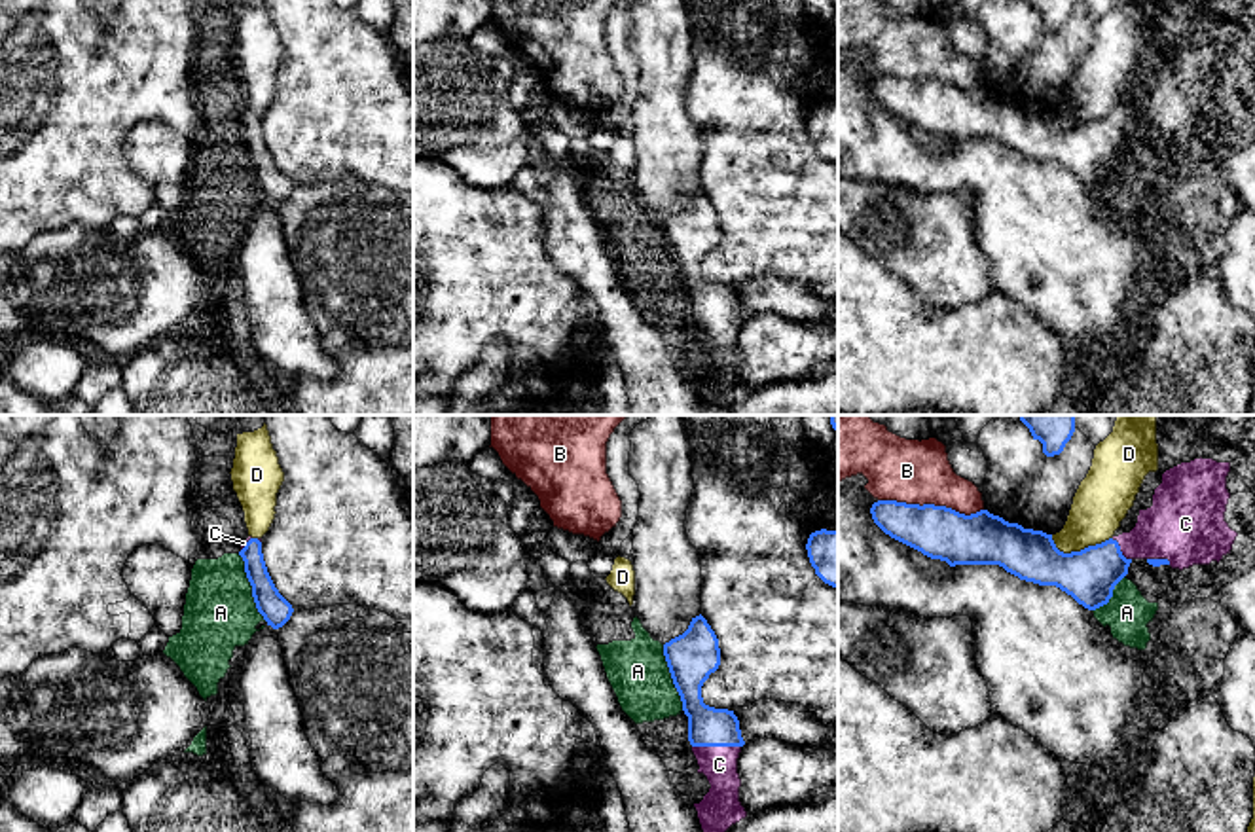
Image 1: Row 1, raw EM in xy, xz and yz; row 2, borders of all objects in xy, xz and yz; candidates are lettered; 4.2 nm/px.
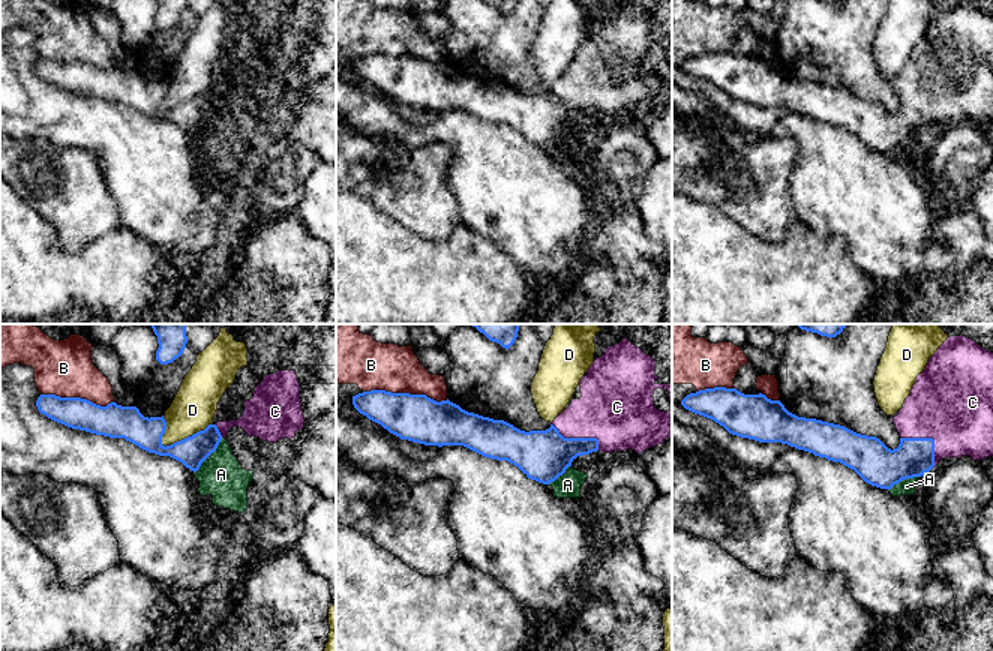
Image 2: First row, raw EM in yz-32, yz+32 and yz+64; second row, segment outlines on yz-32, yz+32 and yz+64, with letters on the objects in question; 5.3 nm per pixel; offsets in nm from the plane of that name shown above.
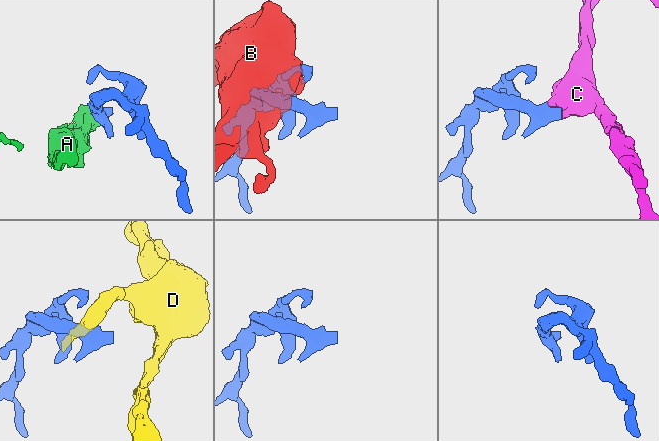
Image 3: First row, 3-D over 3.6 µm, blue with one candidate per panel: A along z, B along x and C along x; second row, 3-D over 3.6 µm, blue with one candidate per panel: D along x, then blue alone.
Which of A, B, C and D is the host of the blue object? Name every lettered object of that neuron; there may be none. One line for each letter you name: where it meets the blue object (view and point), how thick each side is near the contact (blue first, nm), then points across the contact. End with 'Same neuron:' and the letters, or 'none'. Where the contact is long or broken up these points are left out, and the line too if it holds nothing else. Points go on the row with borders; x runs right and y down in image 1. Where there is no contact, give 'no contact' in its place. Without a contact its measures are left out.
C: xz (717, 745) | 170/160 nm | across xz (708, 726), (717, 745), (719, 764)
Same neuron: C

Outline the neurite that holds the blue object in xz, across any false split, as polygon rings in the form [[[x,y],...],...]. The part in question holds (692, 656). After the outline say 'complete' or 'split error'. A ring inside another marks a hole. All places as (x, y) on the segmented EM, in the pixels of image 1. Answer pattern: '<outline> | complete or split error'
[[[700,614],[692,618],[688,629],[664,644],[664,656],[681,696],[682,711],[688,716],[688,741],[698,760],[698,773],[703,773],[711,785],[700,804],[694,804],[703,832],[726,832],[732,824],[747,817],[739,802],[741,779],[737,773],[737,758],[745,745],[739,720],[734,711],[715,709],[703,703],[701,686],[720,665],[718,639],[707,620]]] | split error

